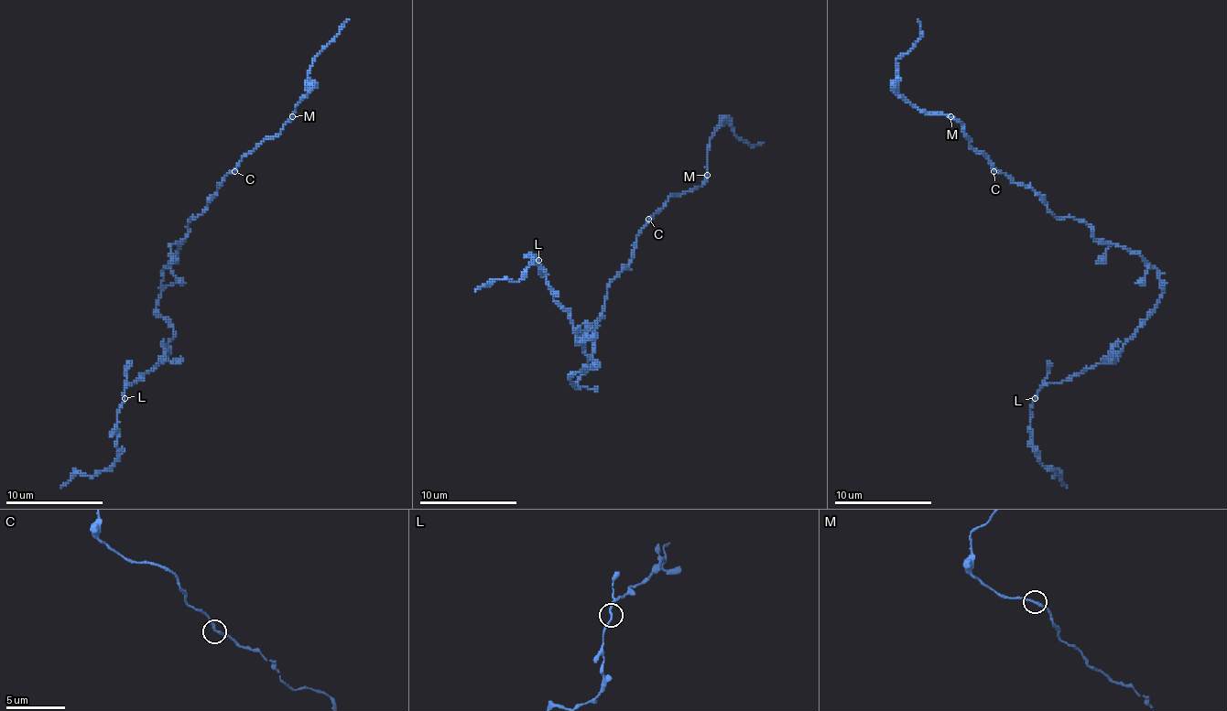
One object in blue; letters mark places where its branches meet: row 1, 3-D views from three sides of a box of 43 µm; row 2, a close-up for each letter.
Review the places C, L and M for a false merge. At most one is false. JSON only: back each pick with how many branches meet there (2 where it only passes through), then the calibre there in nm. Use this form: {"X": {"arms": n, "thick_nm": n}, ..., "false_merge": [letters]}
{"false_merge": []}

